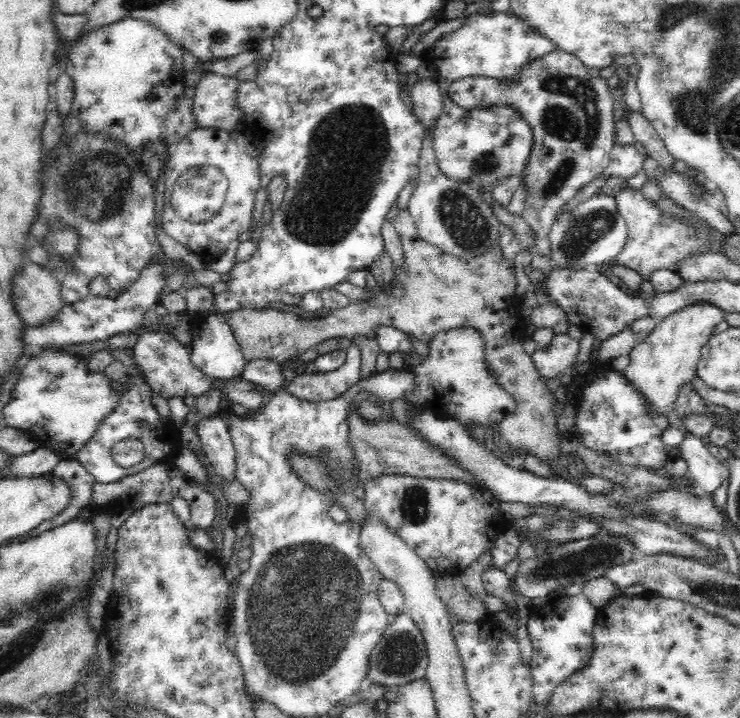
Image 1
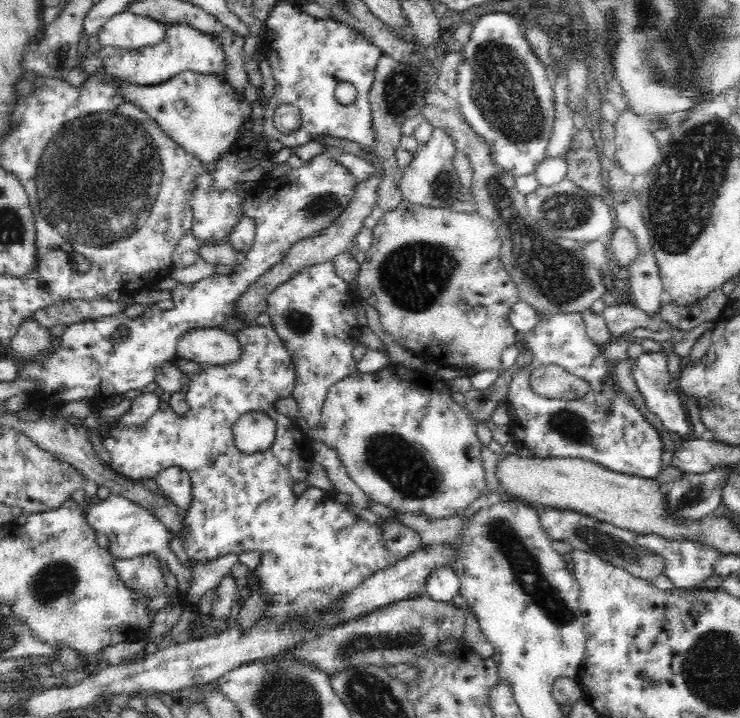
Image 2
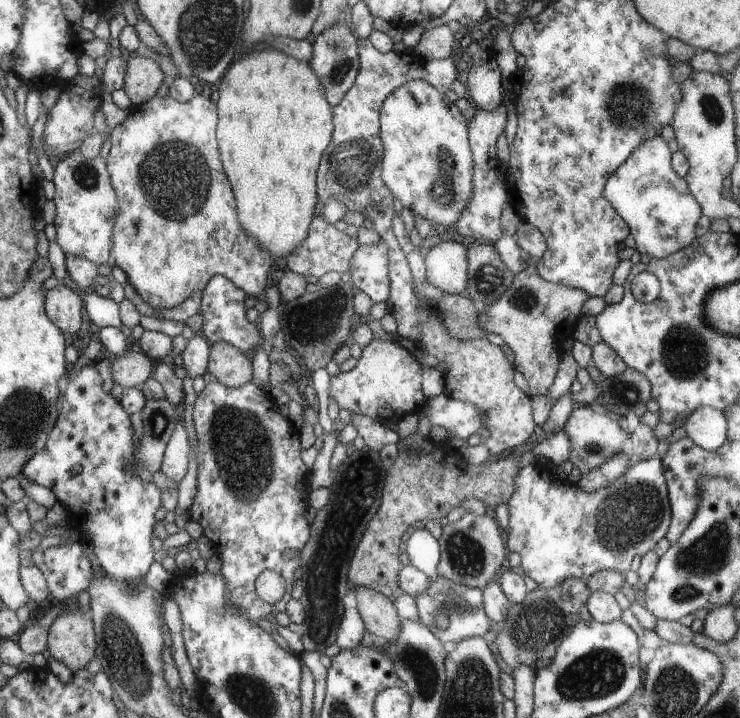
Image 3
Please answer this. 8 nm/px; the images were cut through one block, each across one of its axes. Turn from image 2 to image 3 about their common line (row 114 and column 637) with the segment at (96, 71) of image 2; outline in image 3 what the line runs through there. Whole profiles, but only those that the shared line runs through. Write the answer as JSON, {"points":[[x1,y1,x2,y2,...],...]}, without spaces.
{"points":[[660,134,651,136,629,152,629,156,607,178,602,190,605,200,630,226,631,236,635,240,635,251,657,259,666,258,687,246,699,232,697,230,698,218,702,215,699,203,689,192,684,177,679,177,671,169,669,160,671,160,671,152,666,142]]}

